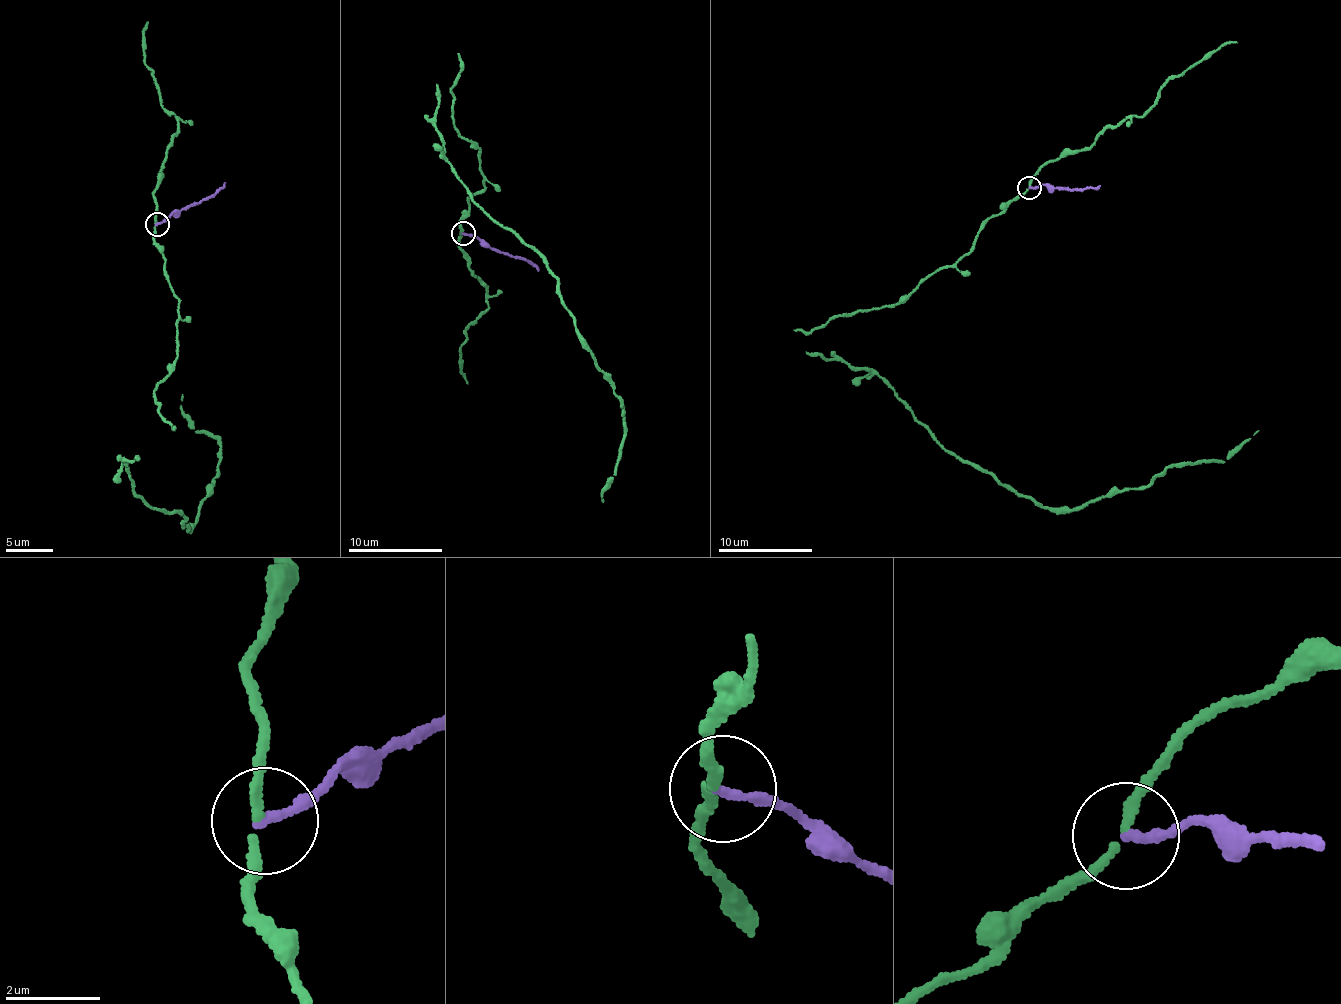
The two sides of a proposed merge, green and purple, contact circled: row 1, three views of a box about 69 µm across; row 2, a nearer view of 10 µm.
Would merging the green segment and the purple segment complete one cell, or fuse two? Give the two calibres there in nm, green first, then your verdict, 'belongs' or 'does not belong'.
150 nm thick on the green side, 190 nm on the other; does not belong

